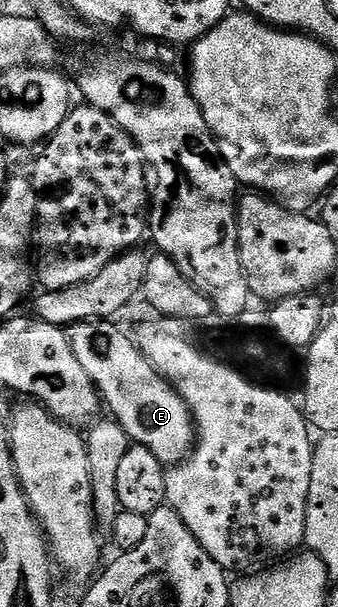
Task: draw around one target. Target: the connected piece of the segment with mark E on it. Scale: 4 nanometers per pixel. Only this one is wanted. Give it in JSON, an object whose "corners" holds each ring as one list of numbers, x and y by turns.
{"corners":[[91,319,85,323,73,323,67,328,70,349,74,349,74,357,82,364,82,369,94,381,105,408,110,410,111,418,120,423,133,444,150,449,158,461,165,465,181,463,192,454,196,446,196,422,192,419,189,407,172,384,150,364,149,359,141,353,135,340,126,332,119,331,115,322,103,319]]}

